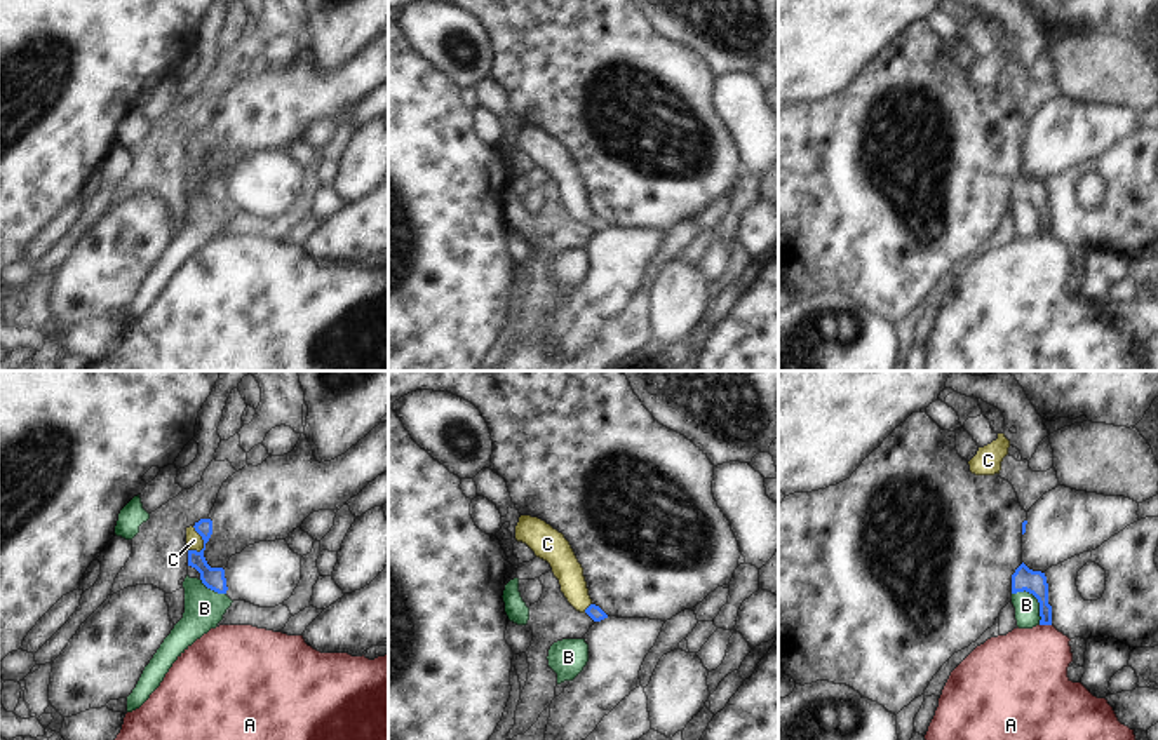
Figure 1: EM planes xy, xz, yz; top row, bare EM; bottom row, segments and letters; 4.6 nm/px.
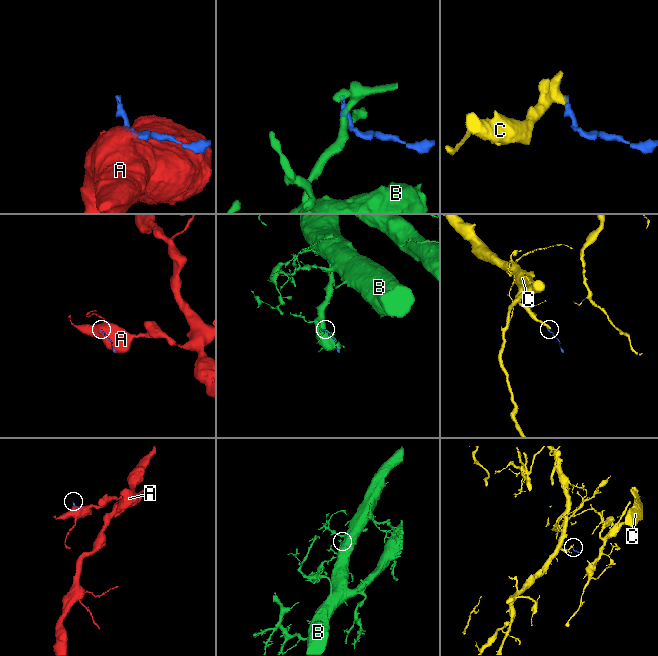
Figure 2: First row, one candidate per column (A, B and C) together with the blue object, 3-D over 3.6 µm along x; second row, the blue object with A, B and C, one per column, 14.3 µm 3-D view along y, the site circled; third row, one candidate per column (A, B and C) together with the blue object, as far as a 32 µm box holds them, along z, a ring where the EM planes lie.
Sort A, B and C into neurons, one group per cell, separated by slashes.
A / B / C

